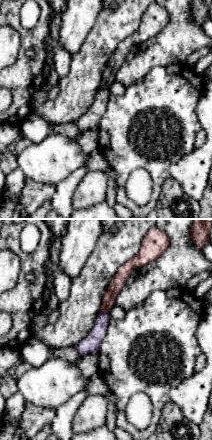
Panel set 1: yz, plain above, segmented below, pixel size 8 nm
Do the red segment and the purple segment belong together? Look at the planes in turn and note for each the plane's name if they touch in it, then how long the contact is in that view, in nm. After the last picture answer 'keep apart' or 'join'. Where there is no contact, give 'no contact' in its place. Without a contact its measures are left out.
meets red in yz; contact 70 nm long

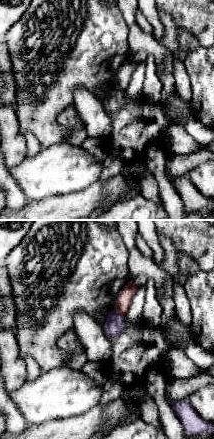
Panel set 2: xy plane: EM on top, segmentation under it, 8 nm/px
meets red in xy; contact 100 nm long

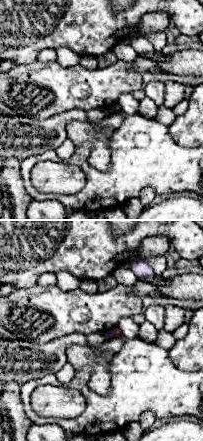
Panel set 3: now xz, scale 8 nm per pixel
meets red in xz; contact 70 nm long

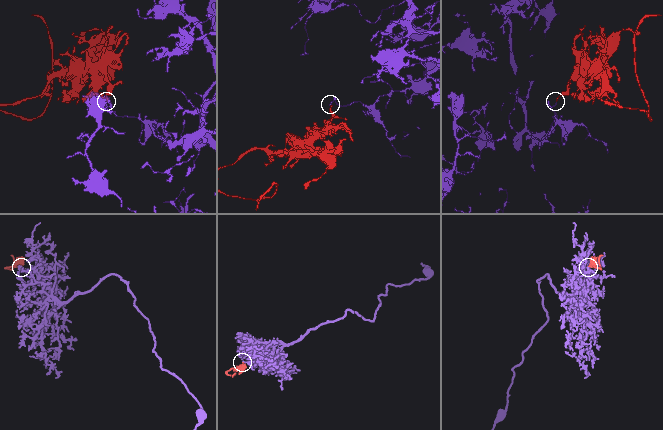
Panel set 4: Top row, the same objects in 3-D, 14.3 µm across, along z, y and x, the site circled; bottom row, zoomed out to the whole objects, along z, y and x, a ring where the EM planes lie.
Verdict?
keep apart

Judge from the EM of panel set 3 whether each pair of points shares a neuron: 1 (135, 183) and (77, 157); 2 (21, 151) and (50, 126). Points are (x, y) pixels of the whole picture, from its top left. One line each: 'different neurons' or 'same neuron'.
1: same neuron
2: same neuron

